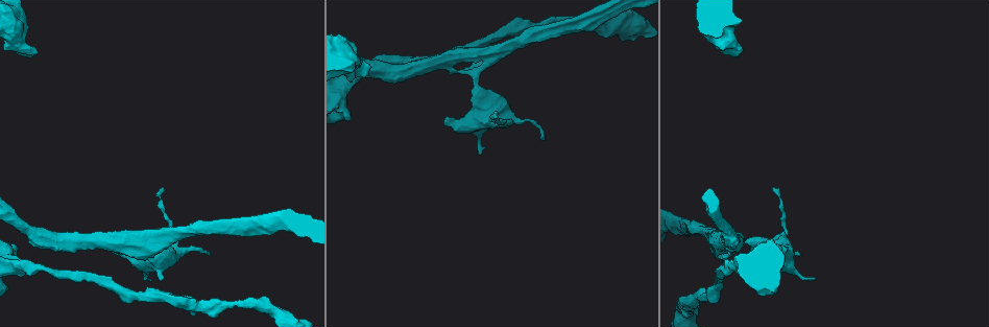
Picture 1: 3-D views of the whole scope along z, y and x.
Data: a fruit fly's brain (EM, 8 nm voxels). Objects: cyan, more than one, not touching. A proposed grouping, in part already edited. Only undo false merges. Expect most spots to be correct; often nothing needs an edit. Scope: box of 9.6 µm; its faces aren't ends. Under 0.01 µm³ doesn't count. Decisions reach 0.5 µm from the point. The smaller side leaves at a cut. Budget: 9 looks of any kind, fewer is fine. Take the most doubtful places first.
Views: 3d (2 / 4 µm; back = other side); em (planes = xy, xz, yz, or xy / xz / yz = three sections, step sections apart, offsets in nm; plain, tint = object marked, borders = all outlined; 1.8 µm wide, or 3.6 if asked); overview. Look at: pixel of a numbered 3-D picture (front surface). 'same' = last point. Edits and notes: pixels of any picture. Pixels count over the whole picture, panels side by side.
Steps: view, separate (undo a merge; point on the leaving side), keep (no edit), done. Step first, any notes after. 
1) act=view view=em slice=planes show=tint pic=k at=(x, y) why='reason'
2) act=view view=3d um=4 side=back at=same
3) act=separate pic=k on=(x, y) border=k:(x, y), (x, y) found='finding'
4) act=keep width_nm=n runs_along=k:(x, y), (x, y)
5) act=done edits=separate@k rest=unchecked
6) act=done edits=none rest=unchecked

act=view view=em slice=xy step=4 show=tint pic=1 at=(154, 239) why='sharp bend'

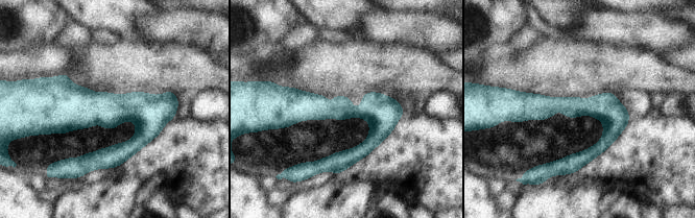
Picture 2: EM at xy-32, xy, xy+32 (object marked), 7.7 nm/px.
act=keep runs_along=2:(50, 105), (175, 105) found='continuous, no second neuron'

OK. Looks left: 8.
act=view view=em um=3.6 slice=yz step=16 show=plain pic=1 at=(15, 40)

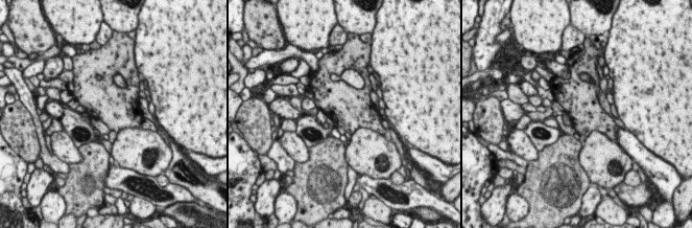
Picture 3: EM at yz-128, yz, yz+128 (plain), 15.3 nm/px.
act=view view=em um=3.6 slice=yz step=16 show=tint at=same

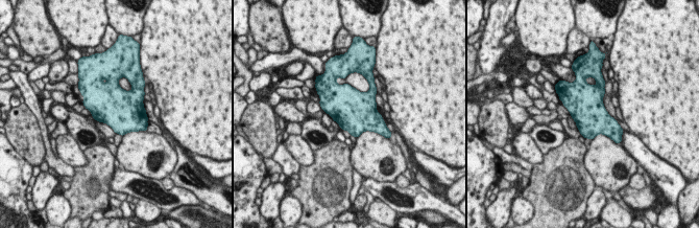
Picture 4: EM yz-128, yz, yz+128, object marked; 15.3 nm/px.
act=keep found='continuous, no second neuron'

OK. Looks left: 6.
act=view view=3d um=4 side=back pic=1 at=(496, 124) why='calibre changes'

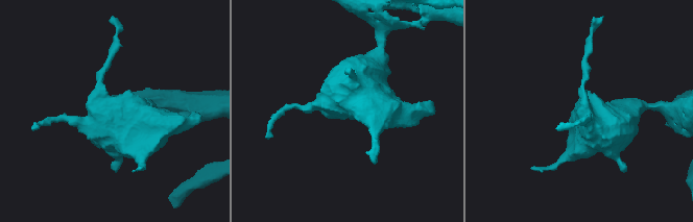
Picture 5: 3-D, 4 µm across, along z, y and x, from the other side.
act=view view=em um=3.6 slice=xy step=8 show=tint pic=5 at=(344, 109) why='need the tissue'

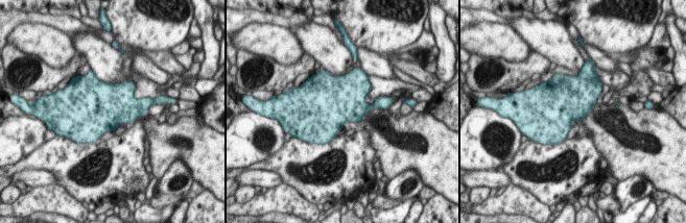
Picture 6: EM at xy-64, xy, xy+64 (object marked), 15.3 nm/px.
act=view view=em um=3.6 slice=planes show=tint at=same why='another direction'

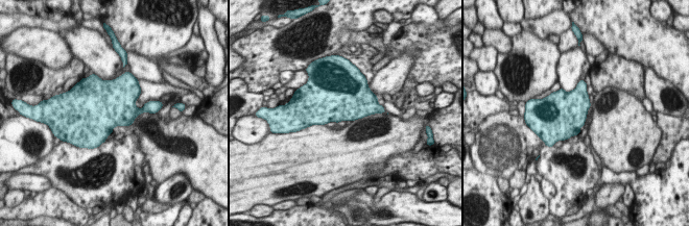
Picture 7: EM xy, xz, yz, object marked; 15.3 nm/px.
act=keep width_nm=500 found='continuous, no second neuron'

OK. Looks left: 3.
act=view view=em um=3.6 slice=planes show=borders pic=1 at=(6, 267) why='calibre changes'

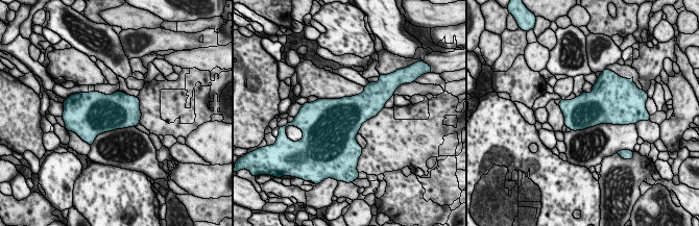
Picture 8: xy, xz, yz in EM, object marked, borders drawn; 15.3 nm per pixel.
act=keep found='one neuron here'

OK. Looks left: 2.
act=done edits=none rest=unchecked

